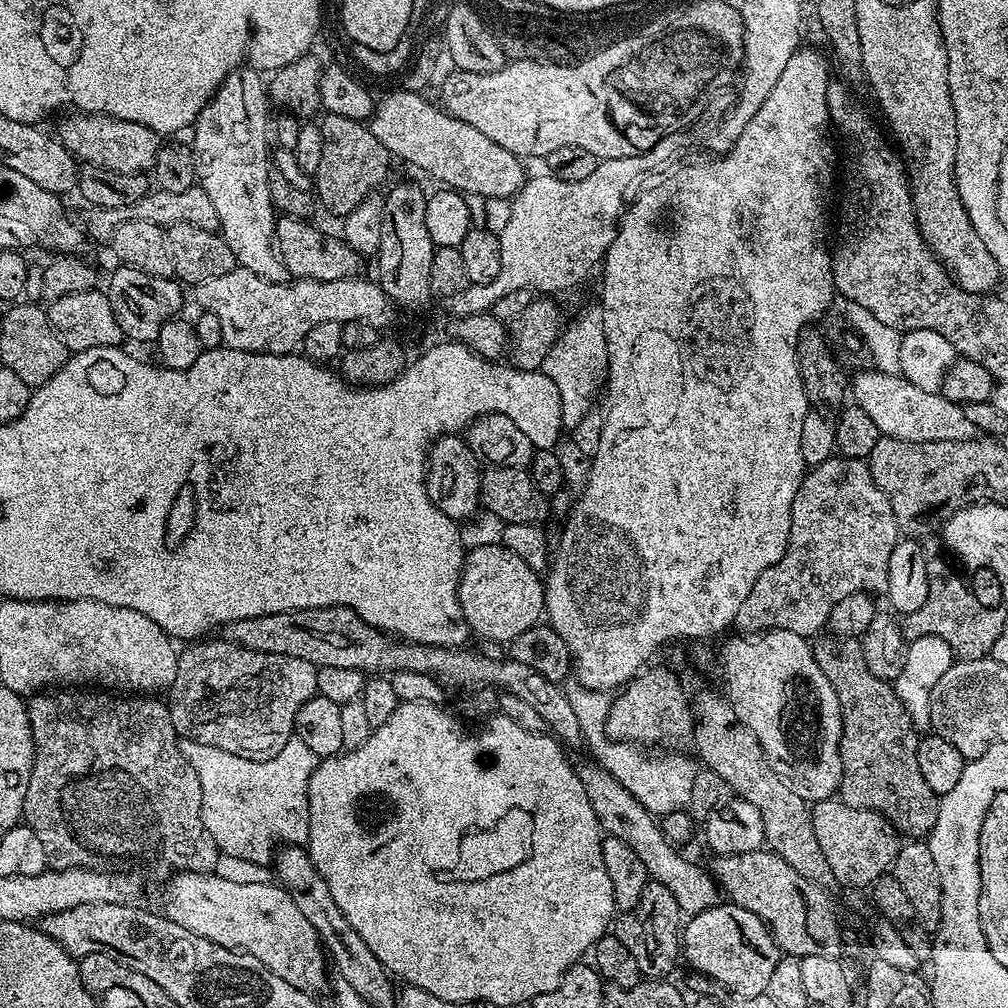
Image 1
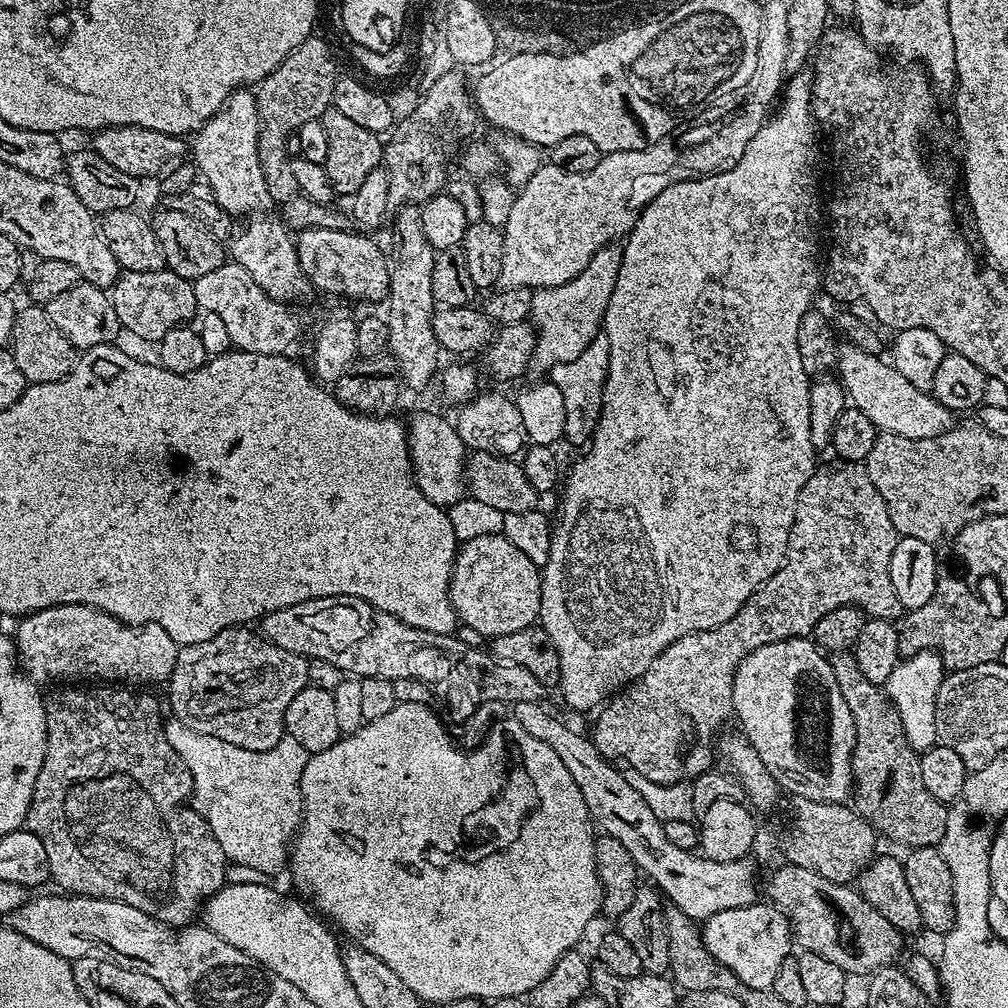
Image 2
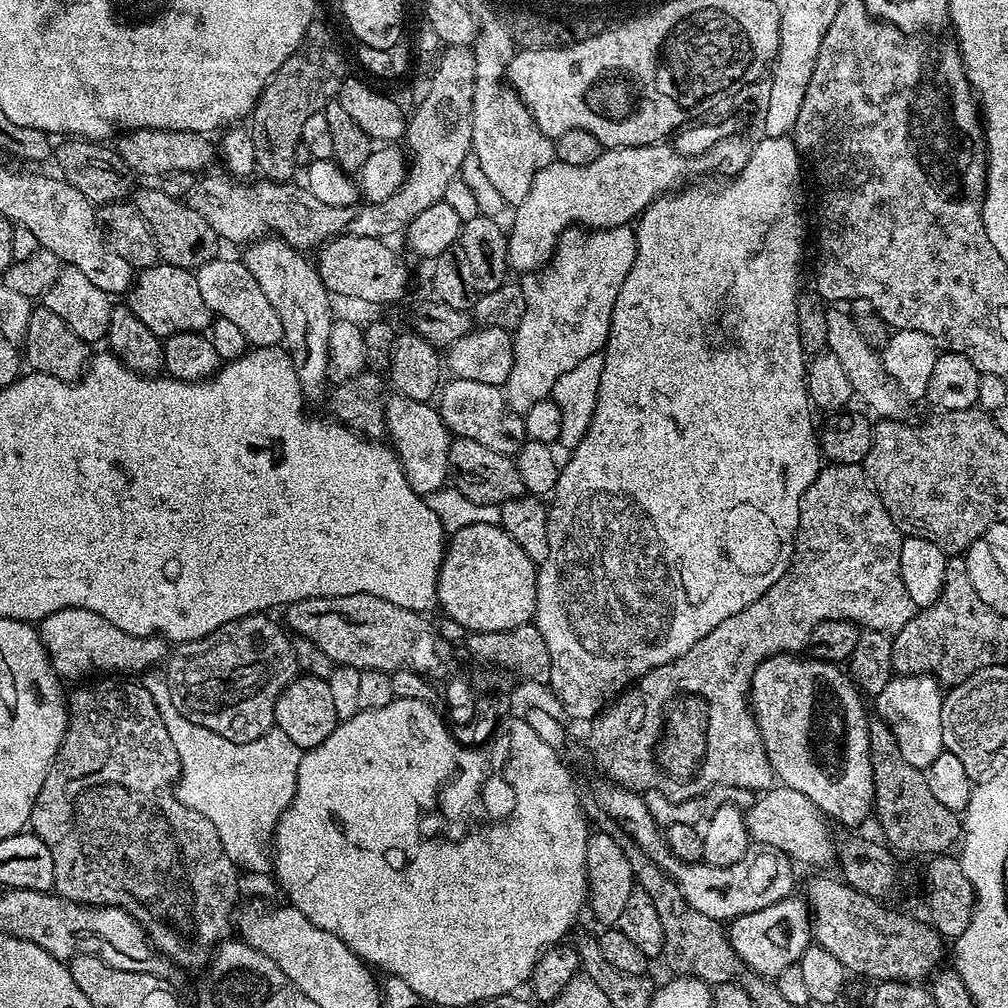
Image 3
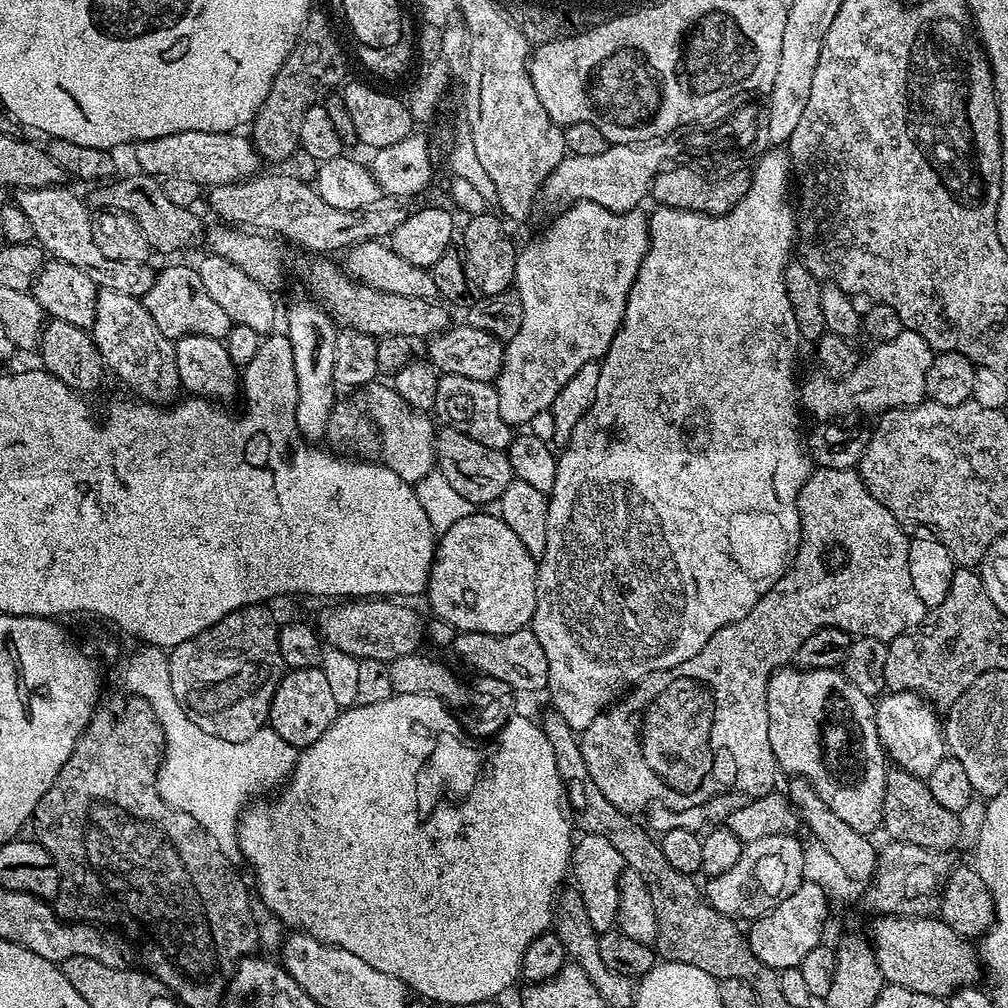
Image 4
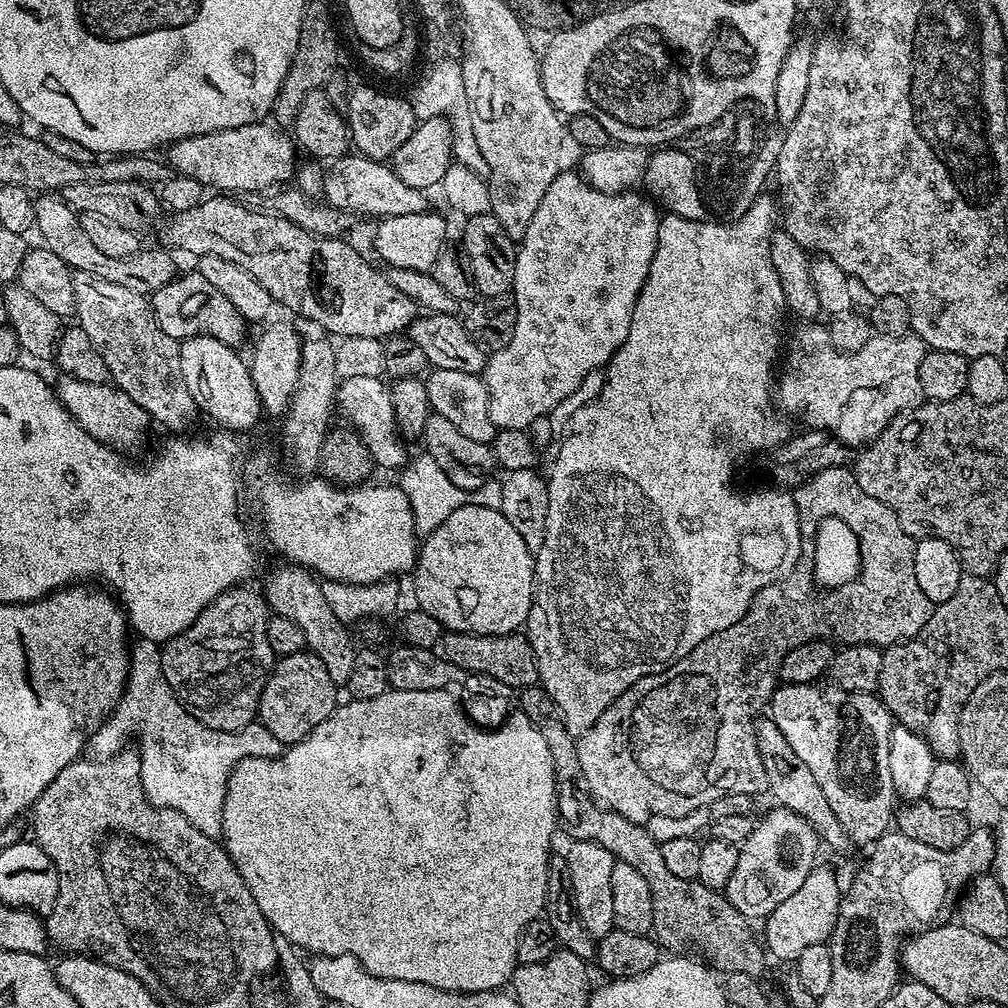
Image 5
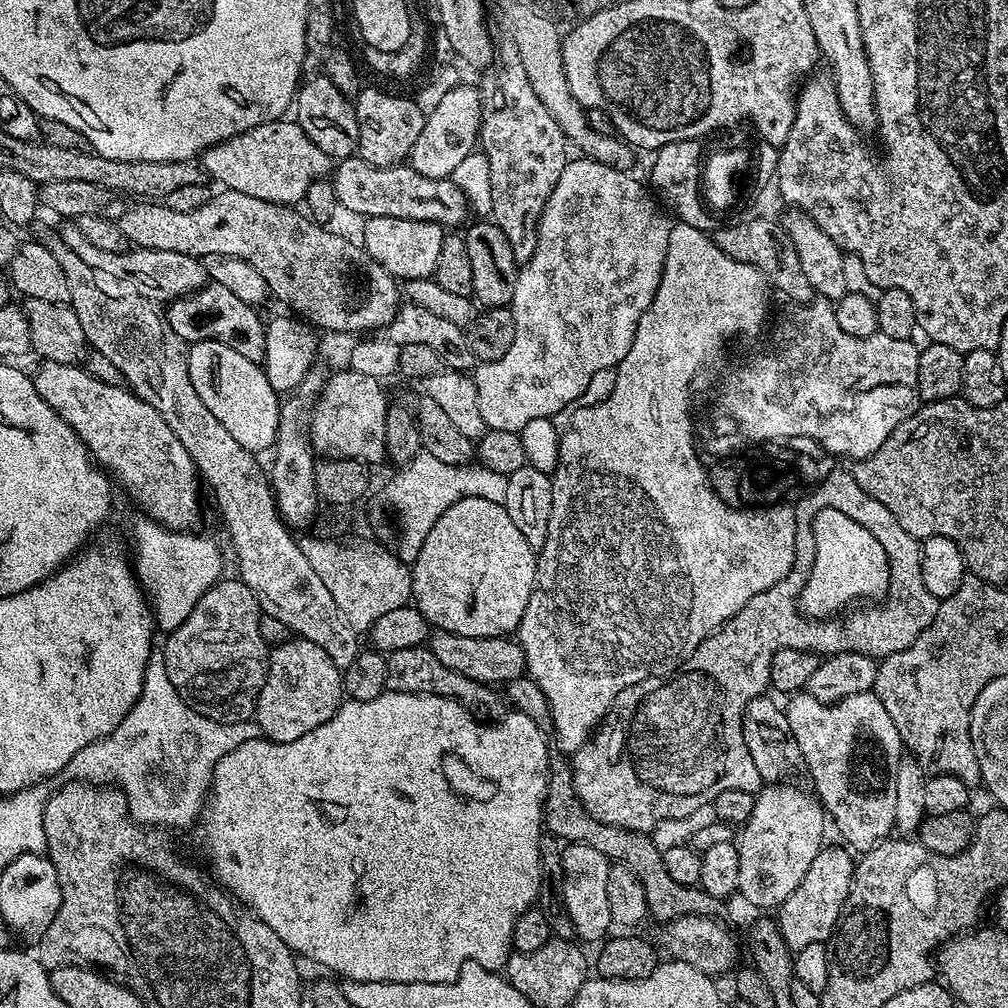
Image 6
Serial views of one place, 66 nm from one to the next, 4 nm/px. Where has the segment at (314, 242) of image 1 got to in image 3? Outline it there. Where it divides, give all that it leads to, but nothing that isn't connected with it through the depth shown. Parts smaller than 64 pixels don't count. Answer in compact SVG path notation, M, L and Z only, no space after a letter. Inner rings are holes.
M339 236L319 249L320 257L314 260L316 273L333 297L349 296L364 304L392 304L402 299L408 288L408 268L390 245L378 238Z

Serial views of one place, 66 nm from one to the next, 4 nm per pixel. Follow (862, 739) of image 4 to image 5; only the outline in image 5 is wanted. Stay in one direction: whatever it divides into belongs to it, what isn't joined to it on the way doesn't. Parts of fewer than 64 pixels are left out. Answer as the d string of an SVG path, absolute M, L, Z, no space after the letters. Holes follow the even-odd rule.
M781 683L772 693L770 719L777 724L794 754L810 768L816 783L822 786L826 802L830 802L830 810L834 810L838 822L842 822L849 841L853 845L871 846L893 827L894 809L898 804L894 778L890 778L890 740L886 735L894 727L894 717L879 695L847 692L835 686L820 687L819 683Z

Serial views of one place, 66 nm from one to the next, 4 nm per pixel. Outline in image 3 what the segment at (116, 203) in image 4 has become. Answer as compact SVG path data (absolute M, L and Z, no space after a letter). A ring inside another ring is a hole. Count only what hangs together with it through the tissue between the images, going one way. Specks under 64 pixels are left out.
M152 186L145 192L137 191L134 196L136 209L146 218L150 230L160 248L160 260L165 264L173 264L179 268L195 270L208 260L217 259L216 244L218 237L216 231L184 200L170 198L170 194L161 192L159 187Z

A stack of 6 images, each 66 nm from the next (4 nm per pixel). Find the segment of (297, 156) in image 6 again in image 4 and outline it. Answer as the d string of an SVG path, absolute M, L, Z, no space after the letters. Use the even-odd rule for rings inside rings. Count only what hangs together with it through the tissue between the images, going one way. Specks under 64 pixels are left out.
M186 130L178 134L166 134L162 138L142 140L134 148L136 164L140 167L137 169L145 176L190 178L202 186L251 180L261 171L262 156L247 135L240 135L244 134Z

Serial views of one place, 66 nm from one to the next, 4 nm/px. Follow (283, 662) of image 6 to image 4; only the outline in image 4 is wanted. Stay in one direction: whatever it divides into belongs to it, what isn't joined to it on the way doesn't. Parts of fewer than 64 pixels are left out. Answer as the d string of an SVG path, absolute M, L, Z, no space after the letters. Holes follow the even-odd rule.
M294 668L285 671L280 685L274 690L272 705L268 711L268 724L281 738L297 750L310 747L333 724L338 715L334 693L326 682L321 668Z

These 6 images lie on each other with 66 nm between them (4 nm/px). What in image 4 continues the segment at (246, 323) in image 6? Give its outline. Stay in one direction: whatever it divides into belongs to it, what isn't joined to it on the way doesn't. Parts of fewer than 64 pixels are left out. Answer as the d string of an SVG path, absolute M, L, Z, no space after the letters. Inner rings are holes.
M172 264L169 268L160 268L156 281L146 295L142 297L150 318L154 318L158 330L174 342L183 336L209 336L215 340L224 340L227 332L234 328L232 319L210 298L206 286L202 286L199 267L188 264Z

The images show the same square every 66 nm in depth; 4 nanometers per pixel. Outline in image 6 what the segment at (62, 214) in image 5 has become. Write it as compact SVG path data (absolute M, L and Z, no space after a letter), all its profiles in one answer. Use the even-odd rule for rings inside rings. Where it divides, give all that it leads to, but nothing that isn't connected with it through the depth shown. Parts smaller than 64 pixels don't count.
M74 222L61 224L64 224L58 229L61 242L70 250L74 250L74 254L78 254L78 258L82 258L82 262L86 262L86 266L90 266L96 272L130 281L134 286L138 286L138 290L143 296L149 296L151 300L171 302L177 300L179 296L189 296L191 292L197 292L209 283L203 259L186 254L174 254L174 250L150 250L138 247L122 252L98 250L98 246L86 242L82 230L78 230L78 226Z

